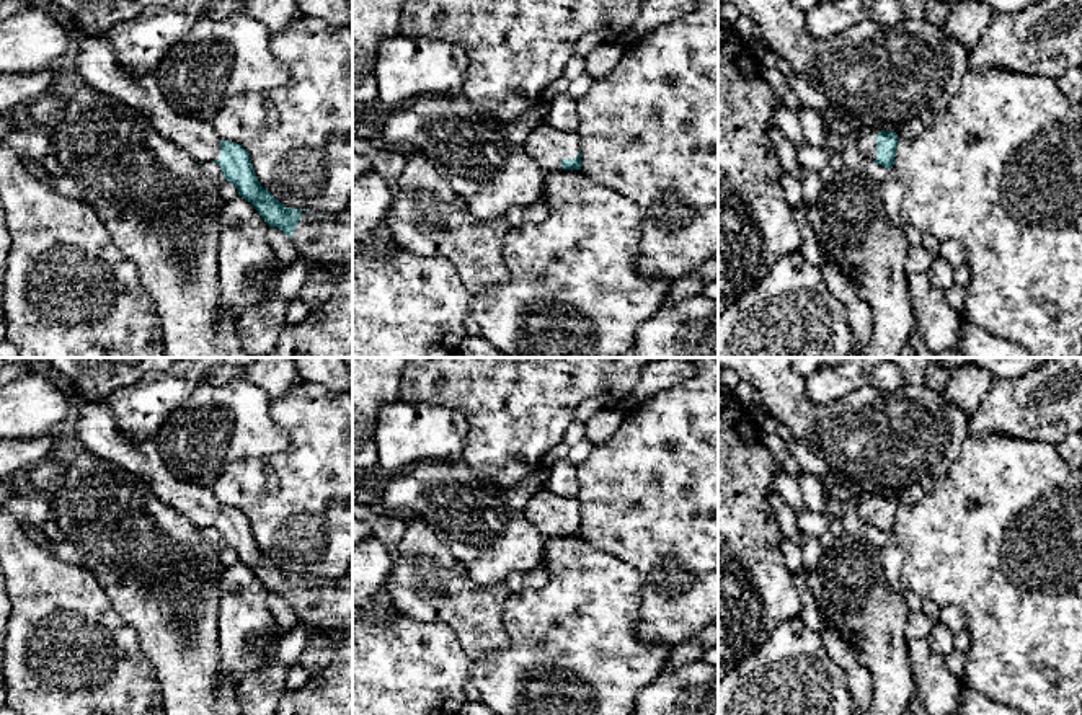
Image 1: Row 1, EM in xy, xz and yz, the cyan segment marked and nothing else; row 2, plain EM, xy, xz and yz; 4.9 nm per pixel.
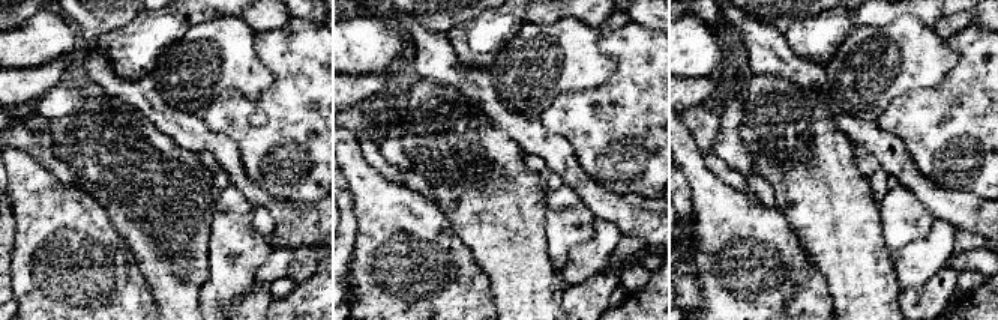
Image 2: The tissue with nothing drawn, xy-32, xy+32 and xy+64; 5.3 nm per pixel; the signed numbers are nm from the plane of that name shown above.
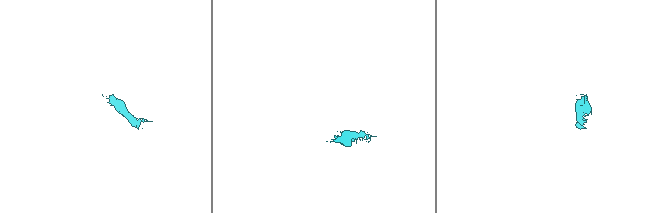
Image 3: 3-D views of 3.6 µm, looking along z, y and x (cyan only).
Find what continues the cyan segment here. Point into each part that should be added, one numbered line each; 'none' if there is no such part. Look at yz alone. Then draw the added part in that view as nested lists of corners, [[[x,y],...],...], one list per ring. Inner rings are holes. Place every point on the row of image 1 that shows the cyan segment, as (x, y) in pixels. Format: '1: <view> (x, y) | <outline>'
1: yz (867, 139) | [[[863,129],[857,137],[860,153],[870,162],[876,158],[876,134],[880,131],[881,129]]]

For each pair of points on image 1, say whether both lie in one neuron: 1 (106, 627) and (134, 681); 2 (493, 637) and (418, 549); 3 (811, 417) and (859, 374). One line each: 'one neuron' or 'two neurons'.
1: one neuron
2: one neuron
3: two neurons

